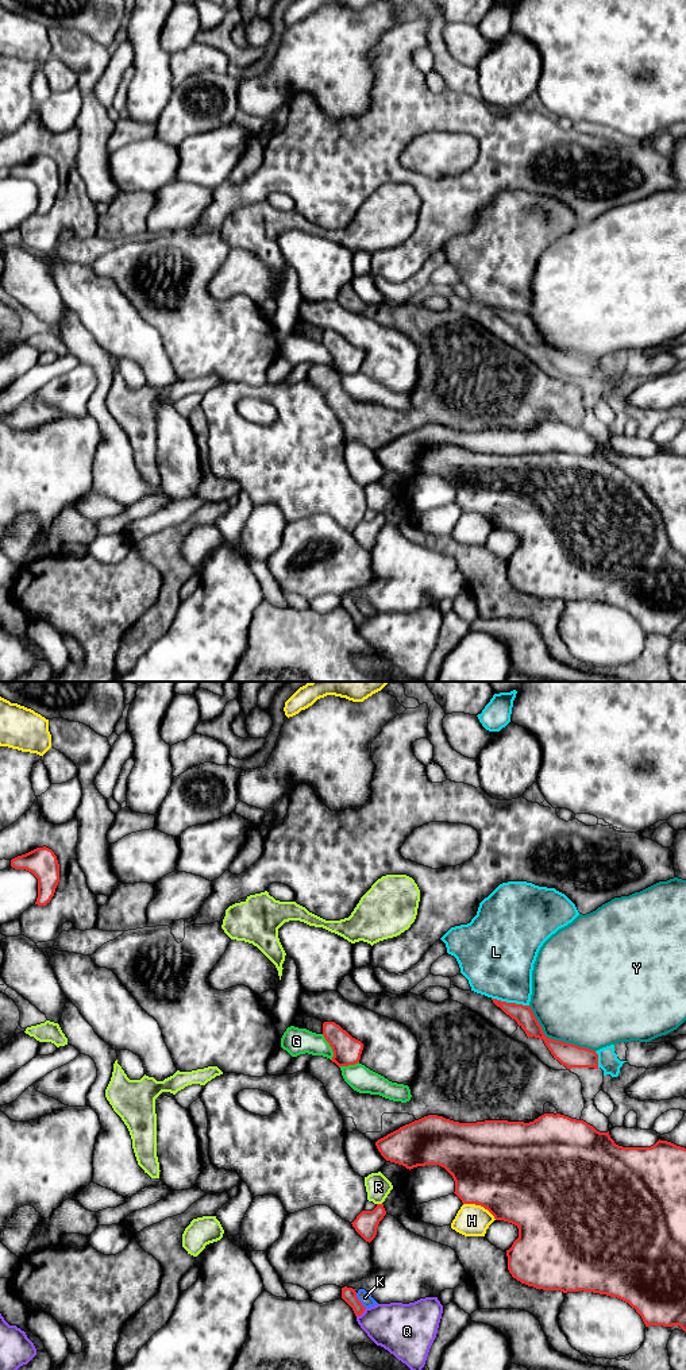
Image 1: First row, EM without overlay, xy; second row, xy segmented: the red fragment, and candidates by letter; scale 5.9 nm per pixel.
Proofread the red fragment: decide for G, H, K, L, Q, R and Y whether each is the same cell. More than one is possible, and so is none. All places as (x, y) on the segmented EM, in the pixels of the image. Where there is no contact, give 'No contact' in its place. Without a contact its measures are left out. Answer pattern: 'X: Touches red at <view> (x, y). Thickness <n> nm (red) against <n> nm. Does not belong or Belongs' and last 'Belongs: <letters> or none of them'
G: Touches red at xy (331, 1046). Thickness 170 nm (red) against 160 nm. Belongs
H: Touches red at xy (480, 1204). Thickness 500 nm (red) against 190 nm. Does not belong
K: Touches red at xy (359, 1301). Thickness 90 nm (red) against 80 nm. Does not belong
L: Touches red at xy (511, 1003). Thickness 120 nm (red) against 400 nm. Does not belong
Q: Touches red at xy (361, 1313). Thickness 90 nm (red) against 300 nm. Does not belong
R: Touches red at xy (380, 1204). Thickness 140 nm (red) against 150 nm. Does not belong
Y: Touches red at xy (554, 1039). Thickness 140 nm (red) against 480 nm. Does not belong
Belongs: G

